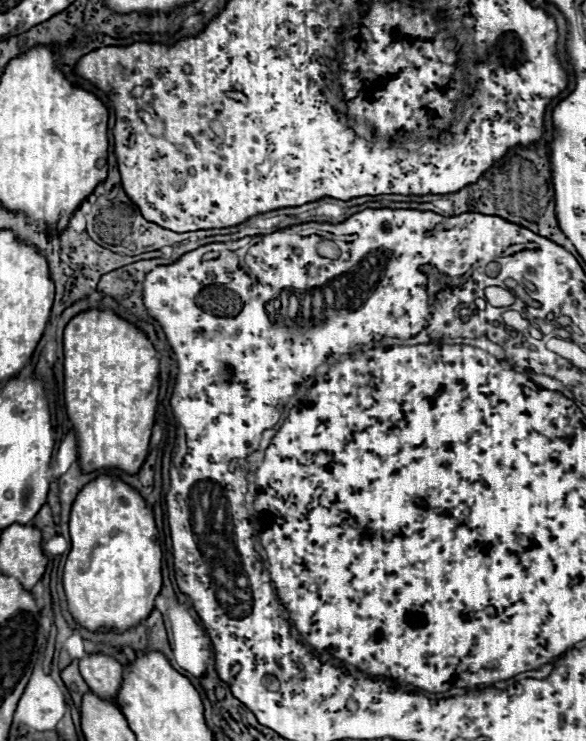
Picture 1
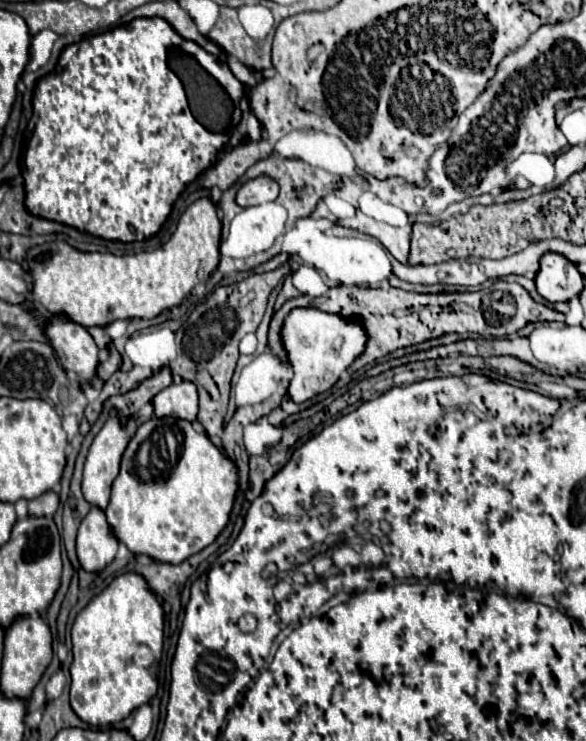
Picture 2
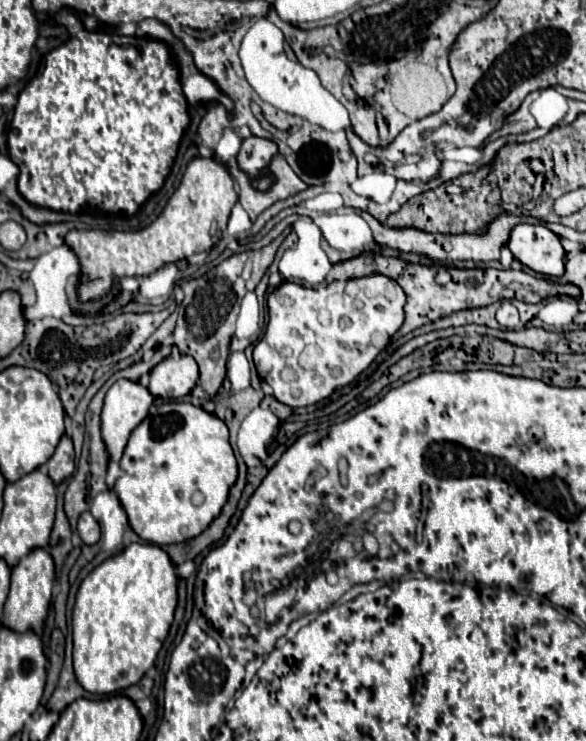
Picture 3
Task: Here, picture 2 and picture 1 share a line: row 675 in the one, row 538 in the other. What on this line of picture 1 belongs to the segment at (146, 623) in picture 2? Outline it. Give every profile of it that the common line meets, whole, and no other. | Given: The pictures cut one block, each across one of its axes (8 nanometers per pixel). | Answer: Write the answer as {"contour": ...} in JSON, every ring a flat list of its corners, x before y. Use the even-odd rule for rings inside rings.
{"contour":[[102,474,98,478,94,478,92,482,88,482,76,496,74,504,72,504,72,512,70,512,70,554,64,566,64,592,66,592,66,600,68,600,68,608,72,612,72,616,84,624,88,630,98,630,98,628,108,628,108,630,128,630,130,626,136,626,142,618,146,618,146,614,150,614,150,610,154,608,154,598,160,594,162,588,162,550,160,544,156,540,158,536,158,528,152,516,150,506,146,504,146,500,140,496,140,492,136,488,132,488,130,484,126,484,120,476,116,474]]}

